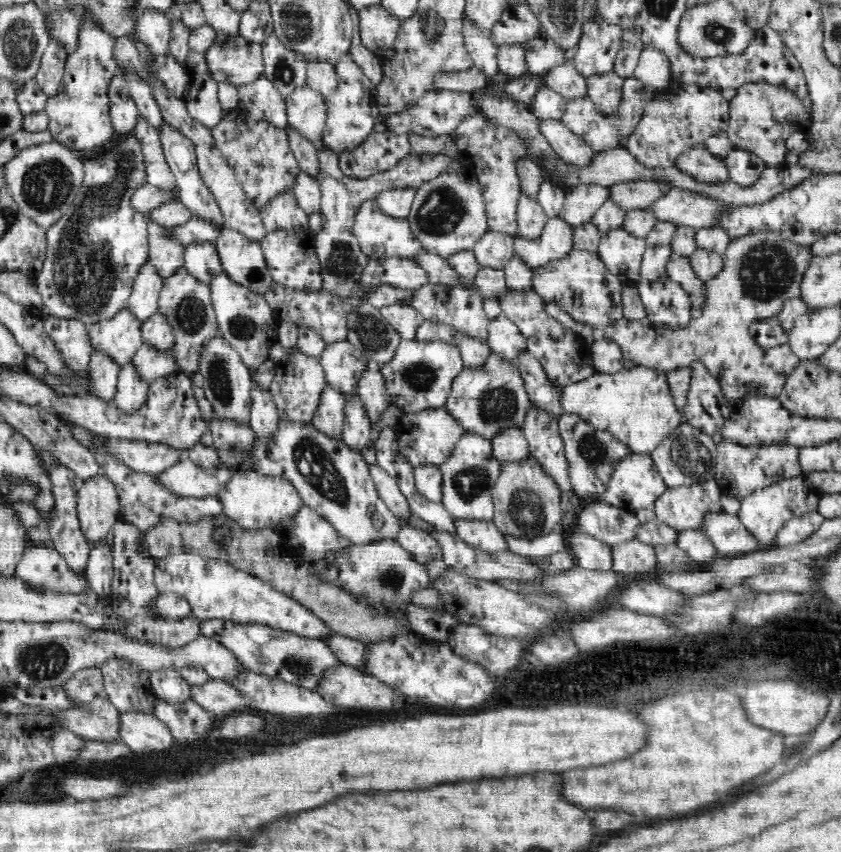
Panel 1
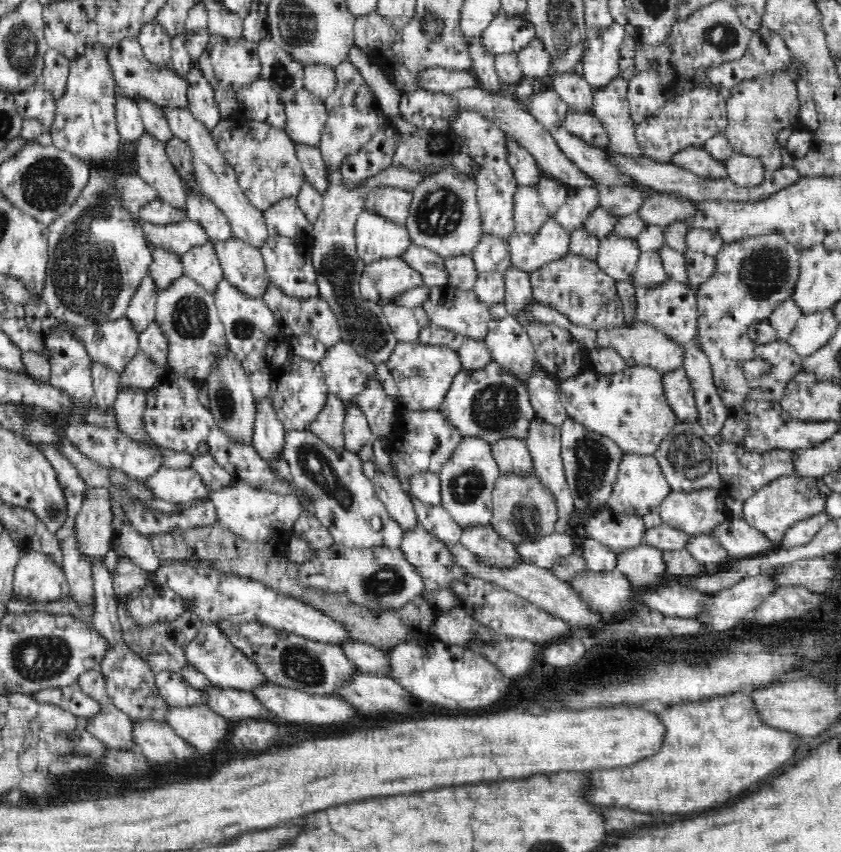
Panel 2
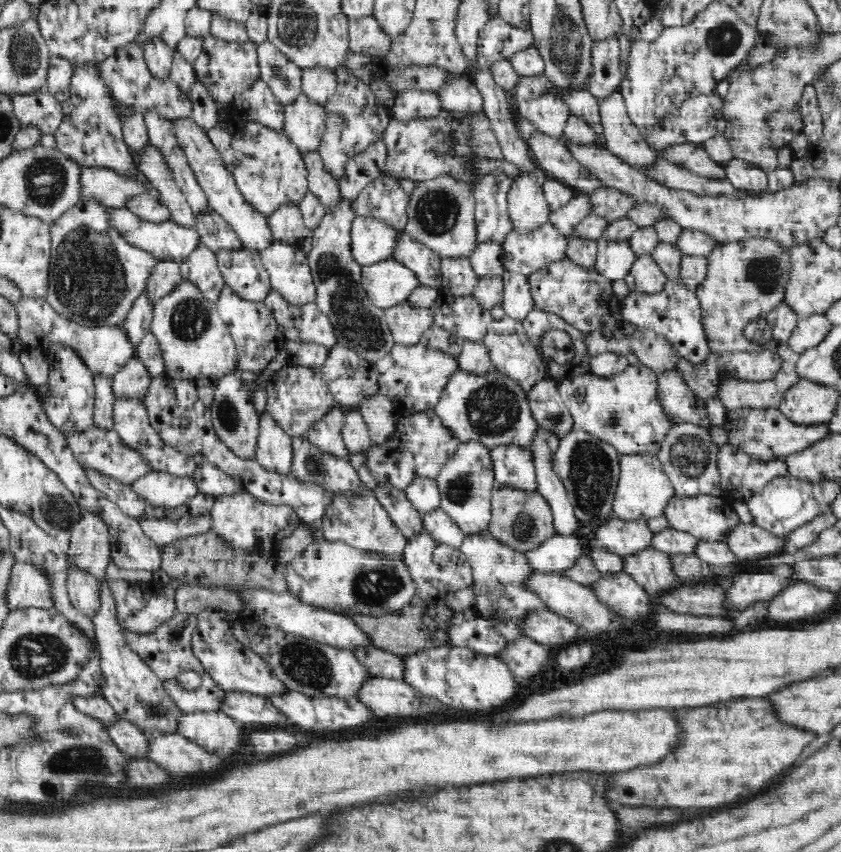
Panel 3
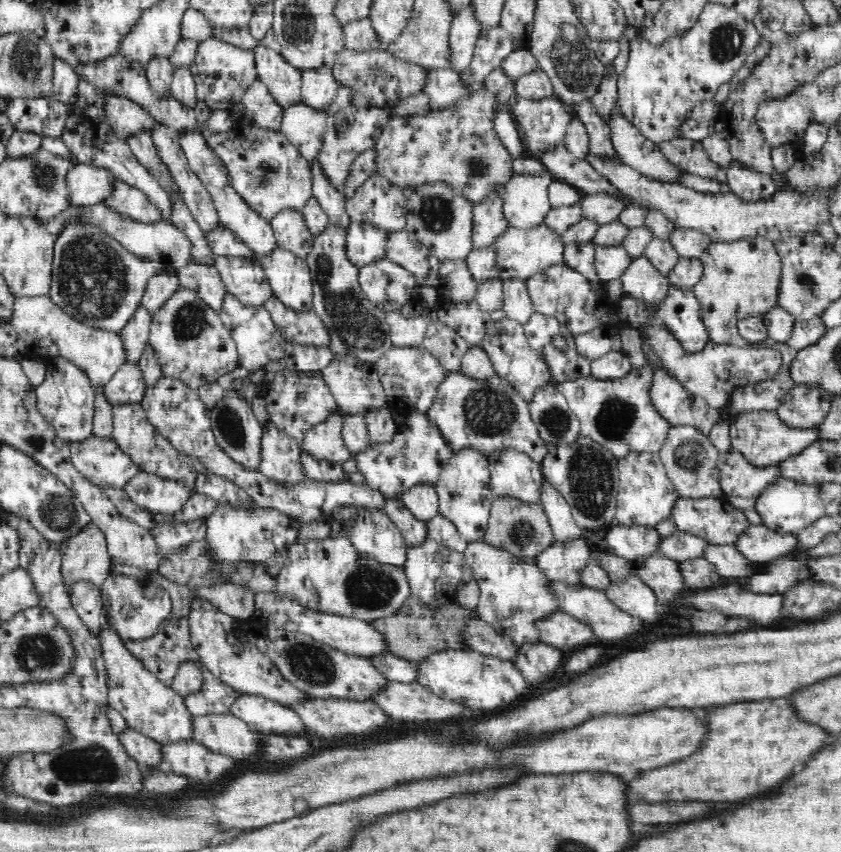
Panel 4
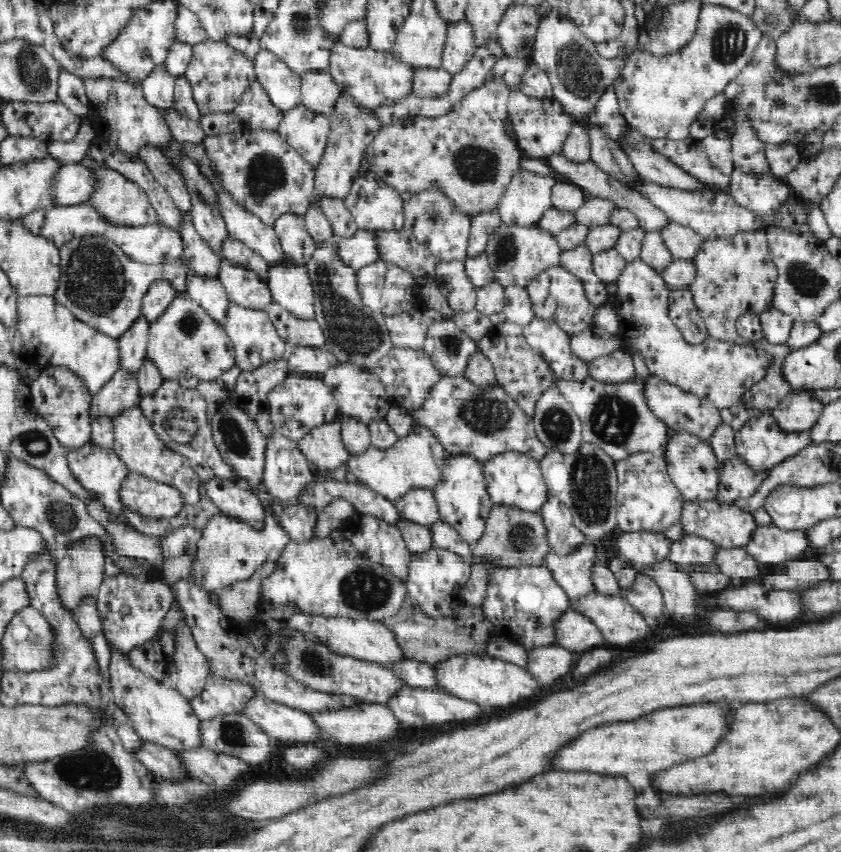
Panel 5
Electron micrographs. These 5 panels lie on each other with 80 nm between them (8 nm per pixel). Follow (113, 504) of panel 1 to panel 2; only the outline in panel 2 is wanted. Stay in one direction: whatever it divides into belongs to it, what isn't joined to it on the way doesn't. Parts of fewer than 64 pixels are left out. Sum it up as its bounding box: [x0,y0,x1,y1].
[74,488,113,568]

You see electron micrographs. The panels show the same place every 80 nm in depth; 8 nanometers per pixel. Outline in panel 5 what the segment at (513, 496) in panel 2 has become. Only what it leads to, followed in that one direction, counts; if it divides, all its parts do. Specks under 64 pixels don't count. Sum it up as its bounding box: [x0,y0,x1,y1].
[460,505,550,607]

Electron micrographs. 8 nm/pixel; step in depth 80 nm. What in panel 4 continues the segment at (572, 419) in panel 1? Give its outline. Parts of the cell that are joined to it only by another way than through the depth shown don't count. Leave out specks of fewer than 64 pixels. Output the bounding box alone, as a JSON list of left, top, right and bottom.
[541,436,619,533]

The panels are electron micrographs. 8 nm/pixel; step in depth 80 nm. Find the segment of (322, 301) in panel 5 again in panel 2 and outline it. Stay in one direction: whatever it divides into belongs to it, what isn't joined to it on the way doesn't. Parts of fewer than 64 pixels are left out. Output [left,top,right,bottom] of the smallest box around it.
[307,166,425,364]

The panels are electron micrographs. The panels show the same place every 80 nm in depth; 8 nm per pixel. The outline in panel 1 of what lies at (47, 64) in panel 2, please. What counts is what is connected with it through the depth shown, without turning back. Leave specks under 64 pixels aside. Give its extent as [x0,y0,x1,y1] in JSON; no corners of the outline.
[35,39,68,97]

